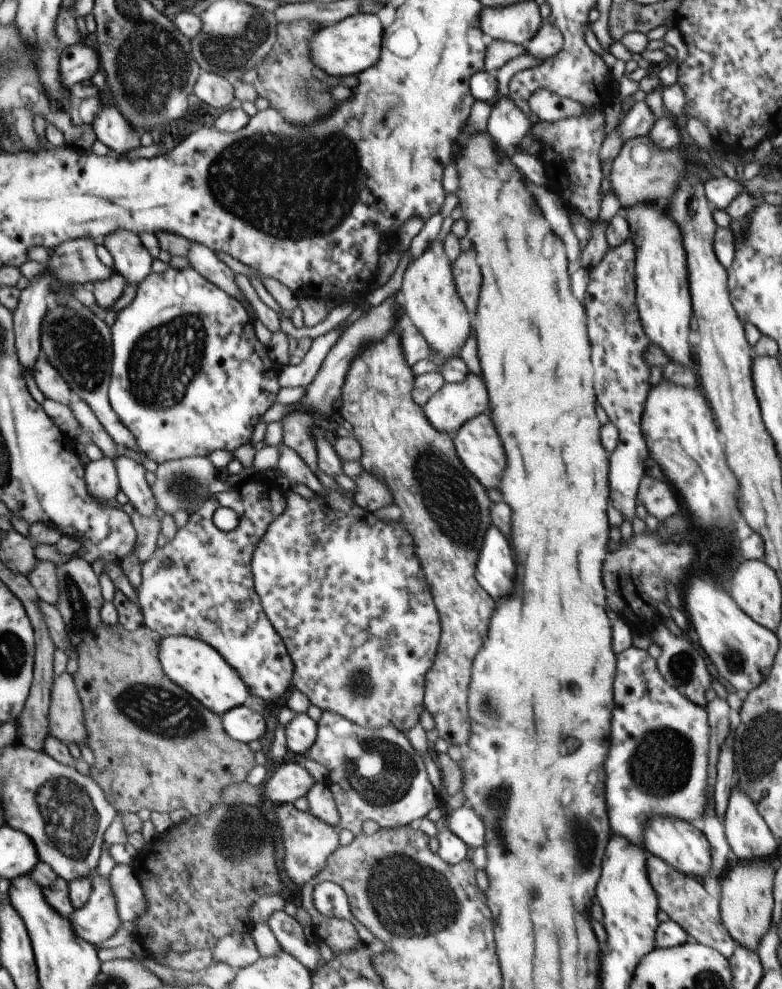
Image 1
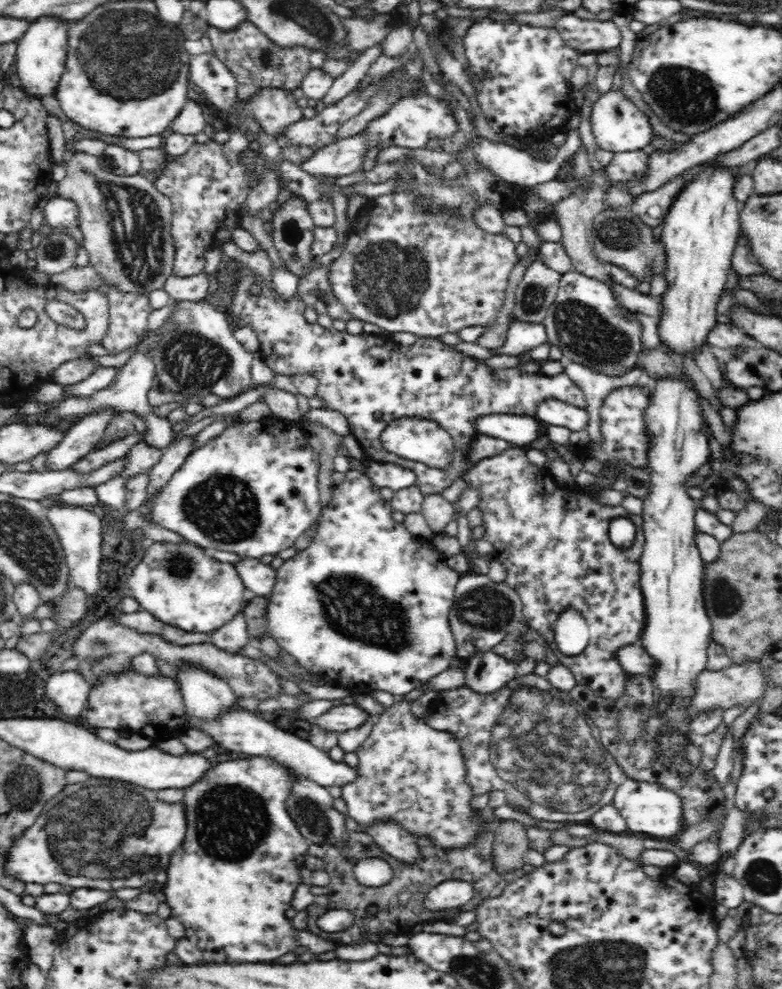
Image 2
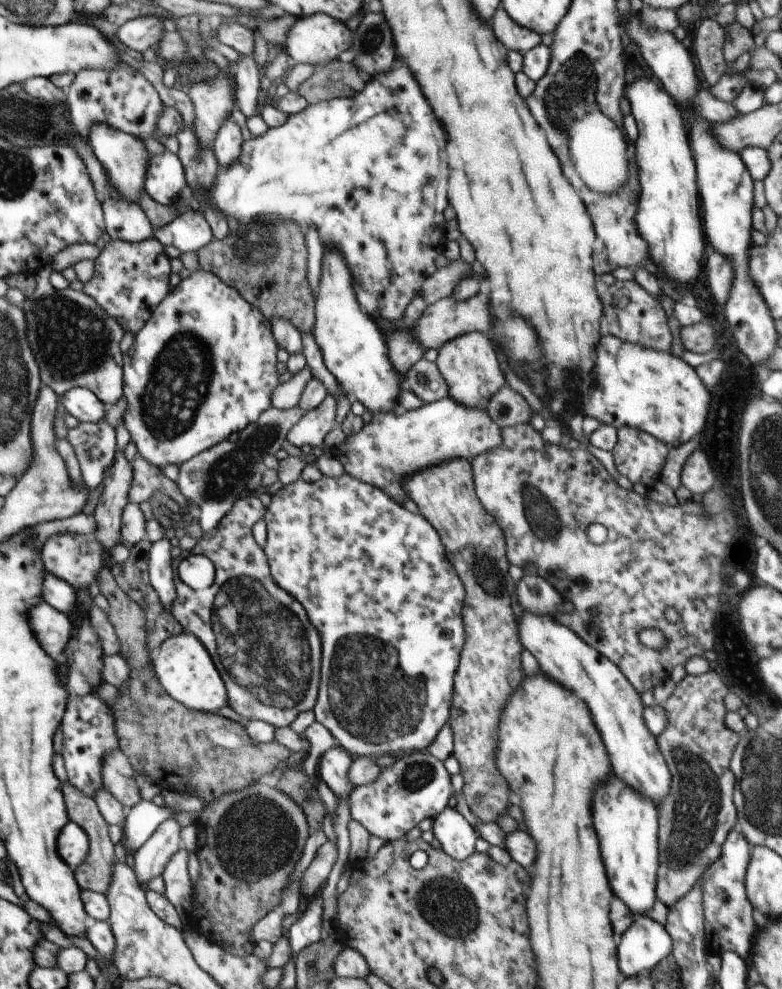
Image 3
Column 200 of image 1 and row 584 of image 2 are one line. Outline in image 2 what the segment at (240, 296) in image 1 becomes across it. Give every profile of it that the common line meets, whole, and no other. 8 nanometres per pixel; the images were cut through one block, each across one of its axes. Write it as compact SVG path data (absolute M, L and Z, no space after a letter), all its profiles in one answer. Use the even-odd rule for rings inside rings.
M258 558L243 559L234 566L238 576L242 579L248 590L255 596L268 597L275 582L275 570L260 561Z

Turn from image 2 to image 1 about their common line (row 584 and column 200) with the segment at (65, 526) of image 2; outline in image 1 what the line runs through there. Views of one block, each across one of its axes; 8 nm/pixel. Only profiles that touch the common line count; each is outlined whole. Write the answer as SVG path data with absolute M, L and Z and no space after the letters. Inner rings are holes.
M201 71L193 88L193 93L211 107L224 111L237 104L233 84L223 76Z

